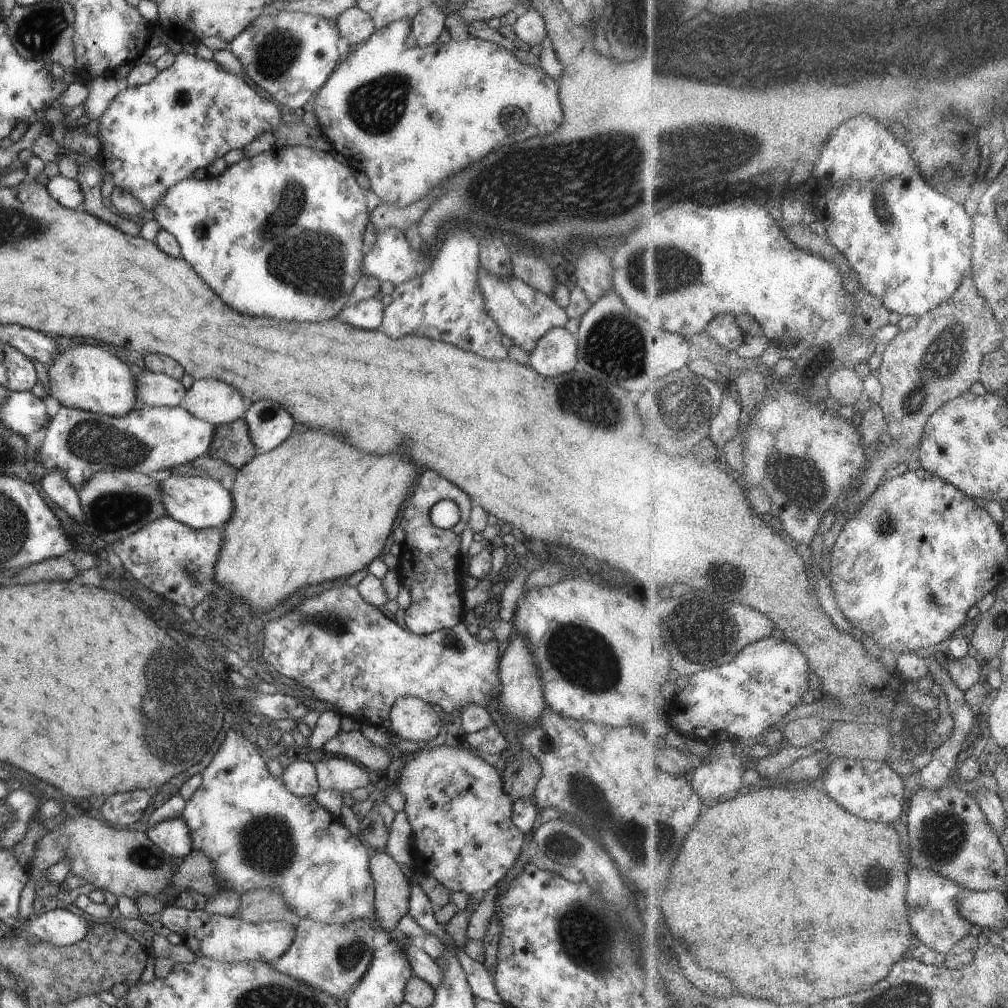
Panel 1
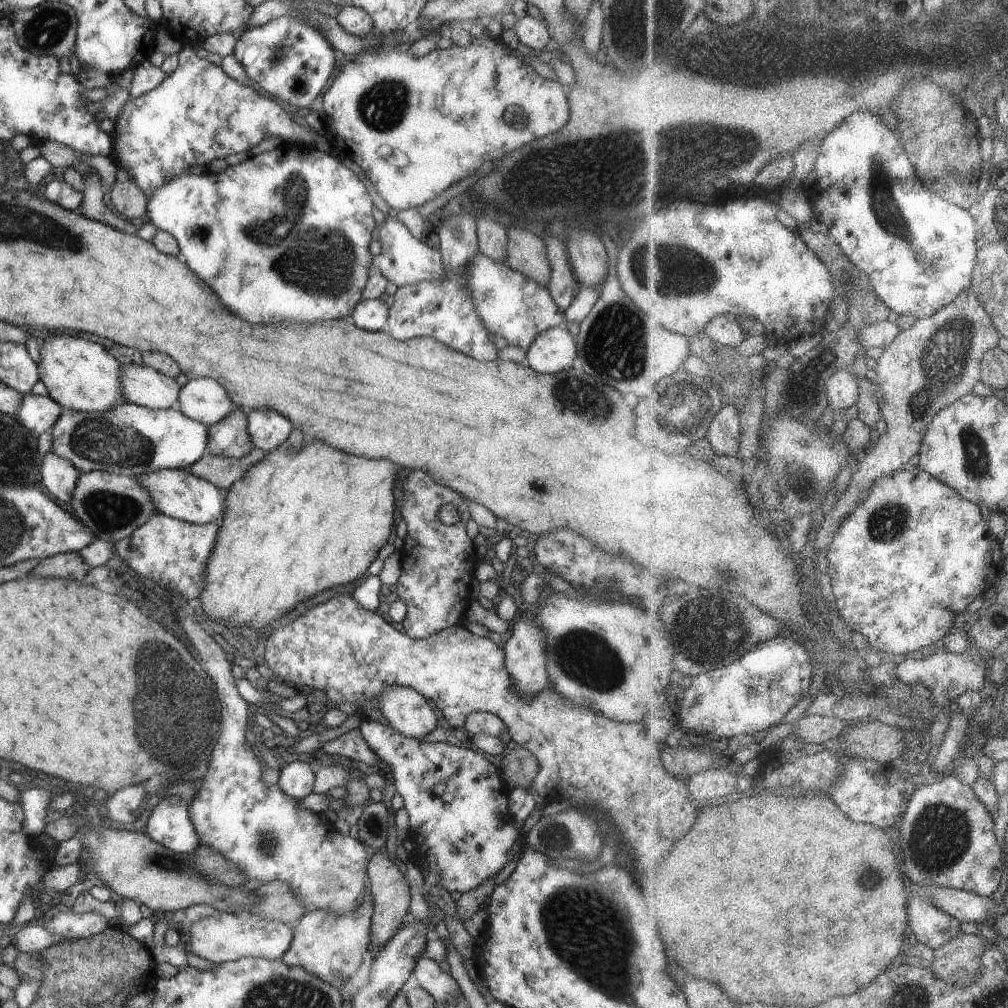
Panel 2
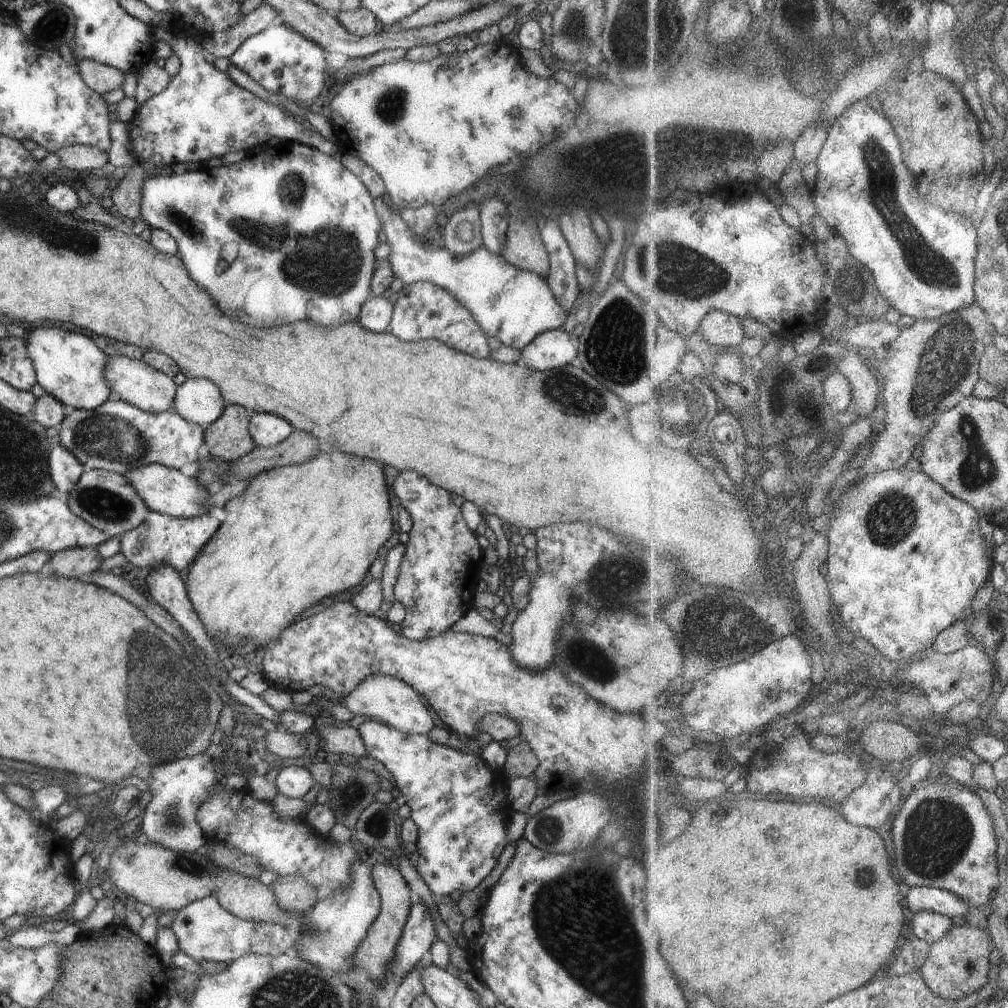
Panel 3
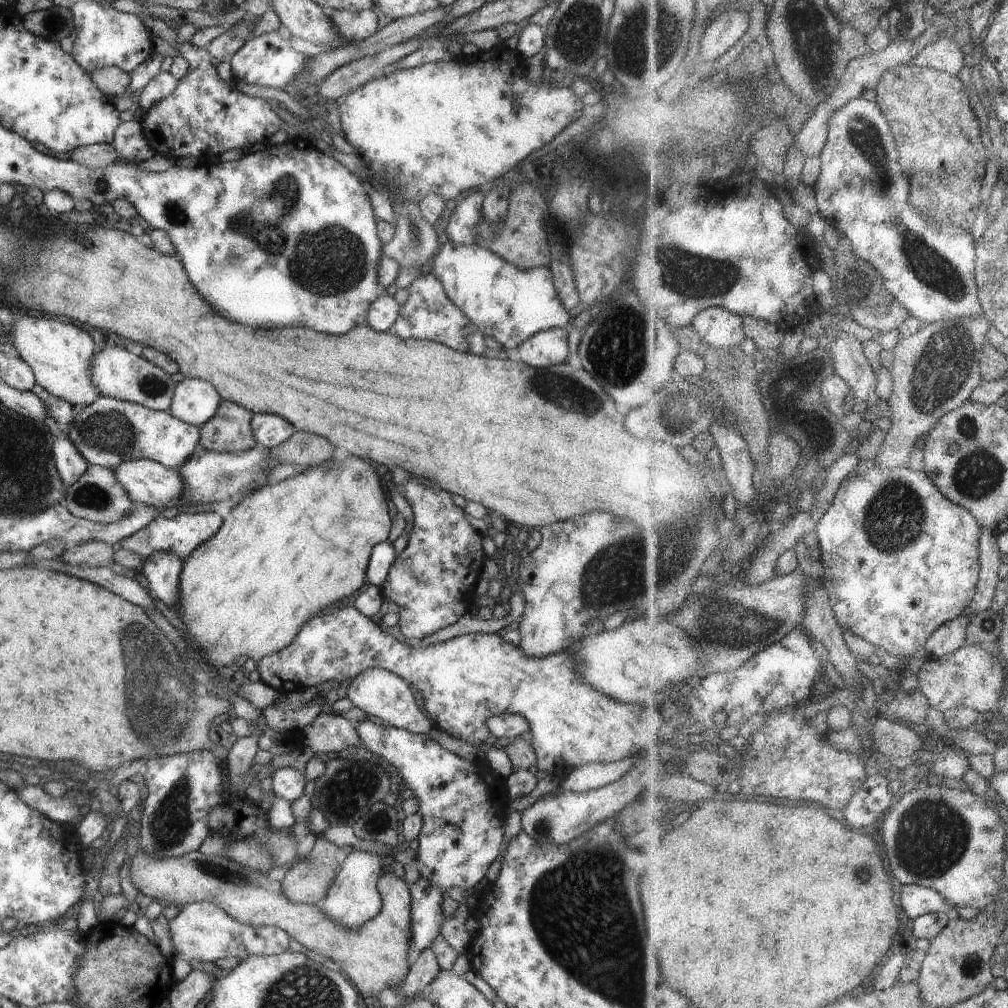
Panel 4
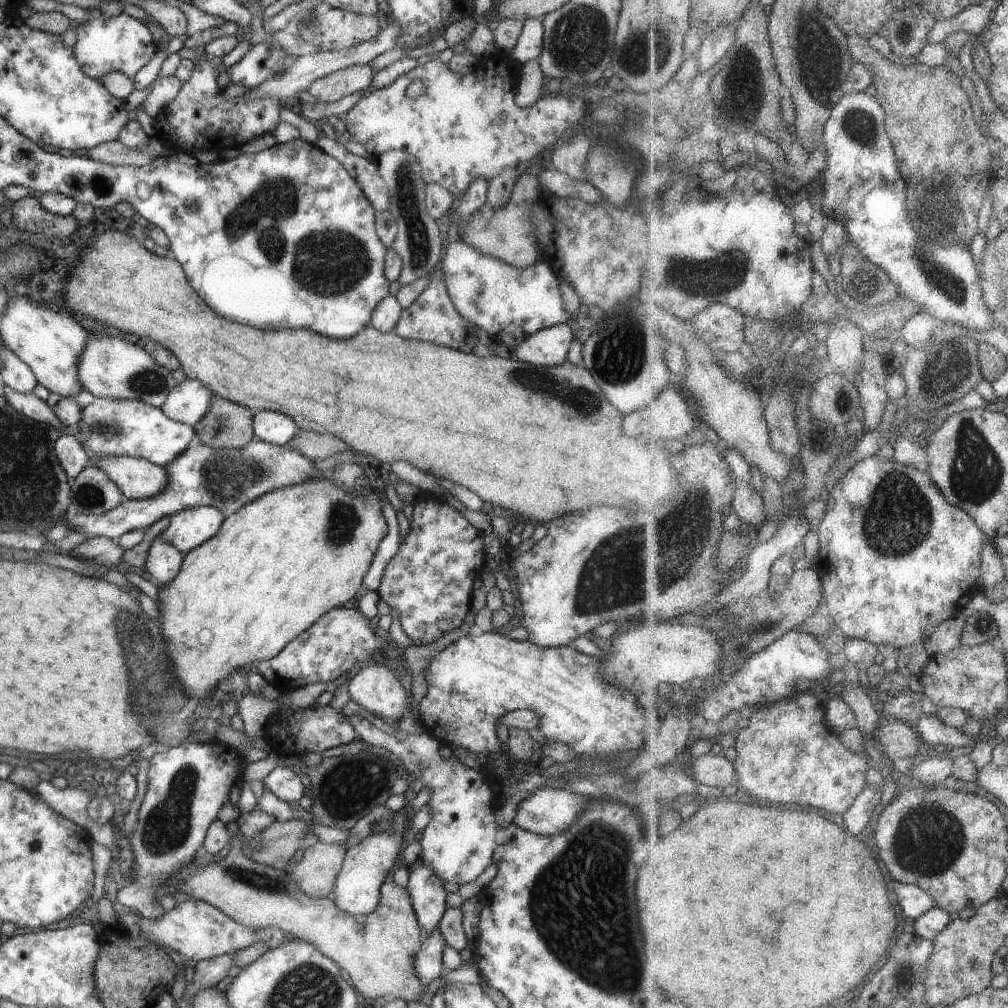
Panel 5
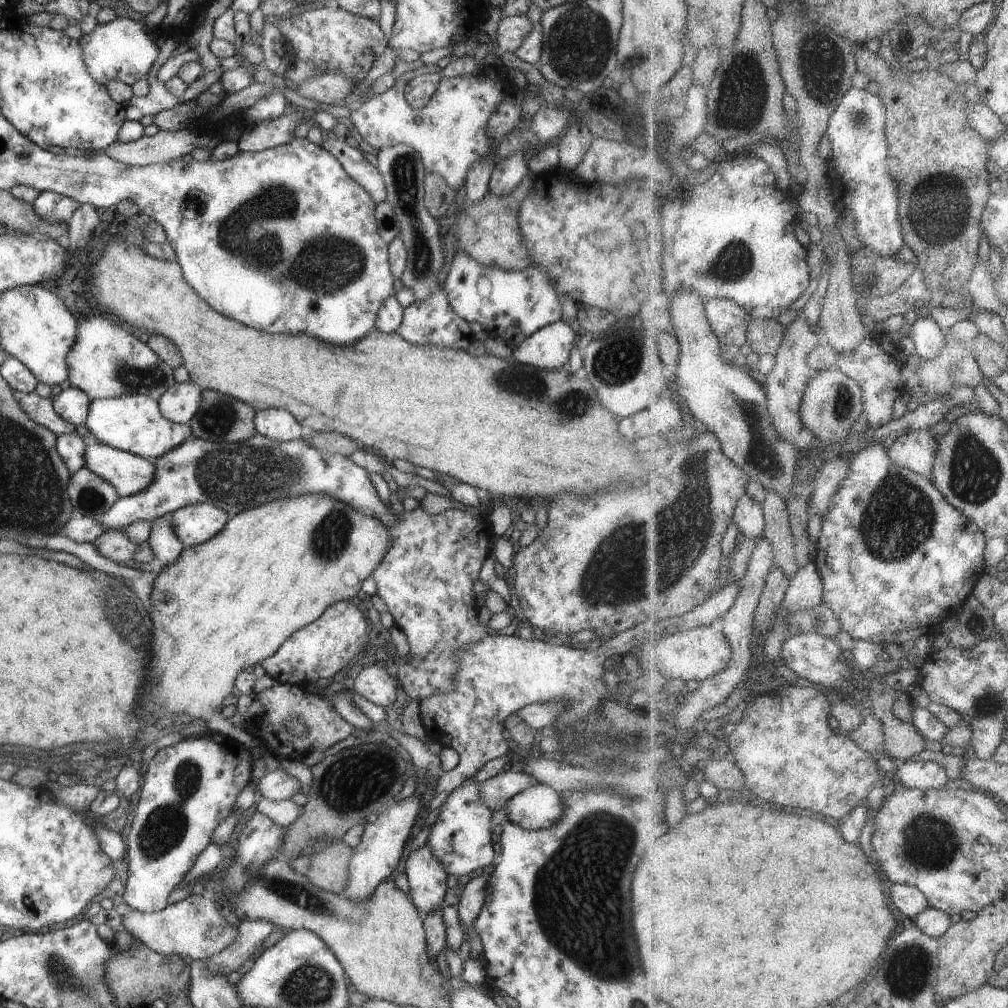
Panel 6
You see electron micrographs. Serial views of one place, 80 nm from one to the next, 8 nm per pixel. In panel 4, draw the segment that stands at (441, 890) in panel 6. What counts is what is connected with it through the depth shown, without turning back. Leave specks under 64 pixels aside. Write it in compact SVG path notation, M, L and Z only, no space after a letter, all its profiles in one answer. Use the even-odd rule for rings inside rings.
M426 878L411 885L410 892L410 950L412 958L423 947L429 947L435 936L440 934L444 921L441 903L444 893Z

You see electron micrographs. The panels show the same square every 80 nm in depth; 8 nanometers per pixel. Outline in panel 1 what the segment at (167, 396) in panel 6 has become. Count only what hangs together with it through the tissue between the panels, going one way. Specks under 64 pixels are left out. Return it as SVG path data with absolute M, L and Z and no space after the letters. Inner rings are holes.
M194 379L185 389L180 407L191 416L216 426L243 416L247 404L240 392L223 382Z

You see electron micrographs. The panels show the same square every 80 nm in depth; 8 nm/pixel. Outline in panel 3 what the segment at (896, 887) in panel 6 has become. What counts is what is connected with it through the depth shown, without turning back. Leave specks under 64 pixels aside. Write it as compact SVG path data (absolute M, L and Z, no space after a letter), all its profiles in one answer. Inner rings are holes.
M911 887L906 894L906 900L911 915L917 914L919 910L933 910L953 918L964 916L970 907L976 908L957 894L936 887Z

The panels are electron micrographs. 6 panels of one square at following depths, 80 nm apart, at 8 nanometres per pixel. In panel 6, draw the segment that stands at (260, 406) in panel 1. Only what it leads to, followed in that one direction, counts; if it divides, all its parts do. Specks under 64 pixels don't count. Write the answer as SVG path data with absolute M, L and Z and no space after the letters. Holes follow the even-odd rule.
M277 408L259 410L252 421L257 433L277 442L305 437L303 428L285 410L277 410Z

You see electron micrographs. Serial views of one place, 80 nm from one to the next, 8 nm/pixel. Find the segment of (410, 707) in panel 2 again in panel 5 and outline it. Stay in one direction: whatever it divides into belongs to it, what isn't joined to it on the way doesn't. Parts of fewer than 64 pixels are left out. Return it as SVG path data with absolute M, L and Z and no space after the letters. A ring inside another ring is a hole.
M369 665L359 668L351 675L348 693L352 700L379 718L400 719L400 716L409 708L405 697L407 692L391 674L388 666Z

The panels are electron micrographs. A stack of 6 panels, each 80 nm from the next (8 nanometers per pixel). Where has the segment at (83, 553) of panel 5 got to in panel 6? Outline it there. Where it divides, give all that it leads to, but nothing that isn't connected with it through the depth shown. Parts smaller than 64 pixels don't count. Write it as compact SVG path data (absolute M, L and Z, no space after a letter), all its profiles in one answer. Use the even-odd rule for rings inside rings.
M107 529L92 540L97 552L114 563L129 565L138 544L129 540L124 530Z

